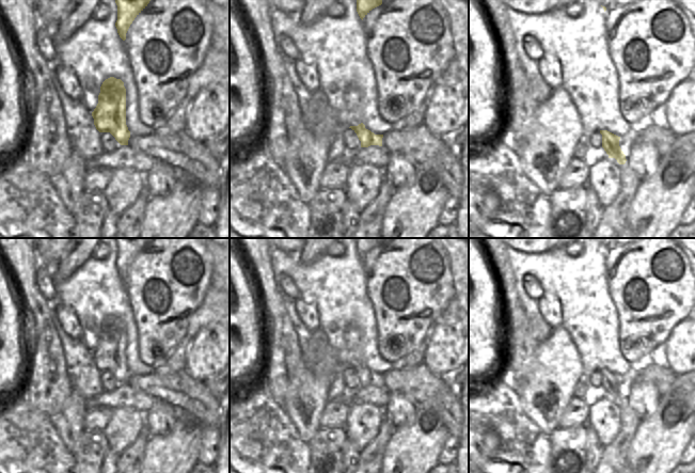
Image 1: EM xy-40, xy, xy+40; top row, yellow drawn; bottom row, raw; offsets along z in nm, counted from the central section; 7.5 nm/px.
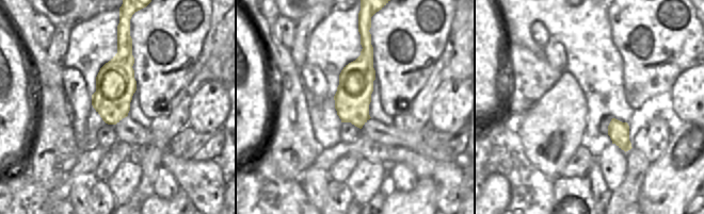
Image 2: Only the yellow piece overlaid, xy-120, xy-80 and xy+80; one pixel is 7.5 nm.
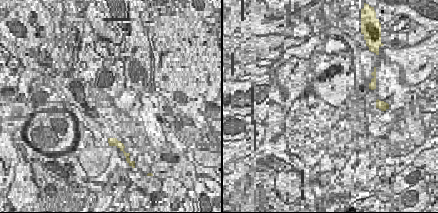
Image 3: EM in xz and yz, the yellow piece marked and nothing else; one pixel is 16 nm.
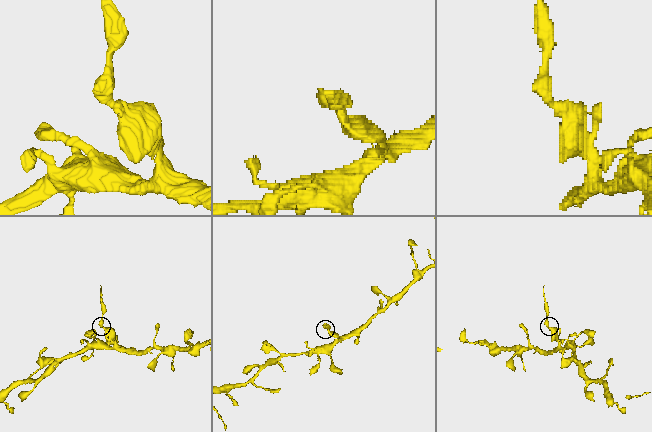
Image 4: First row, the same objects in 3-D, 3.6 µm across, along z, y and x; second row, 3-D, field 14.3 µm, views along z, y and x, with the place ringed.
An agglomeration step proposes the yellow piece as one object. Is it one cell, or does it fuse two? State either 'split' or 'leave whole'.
split

